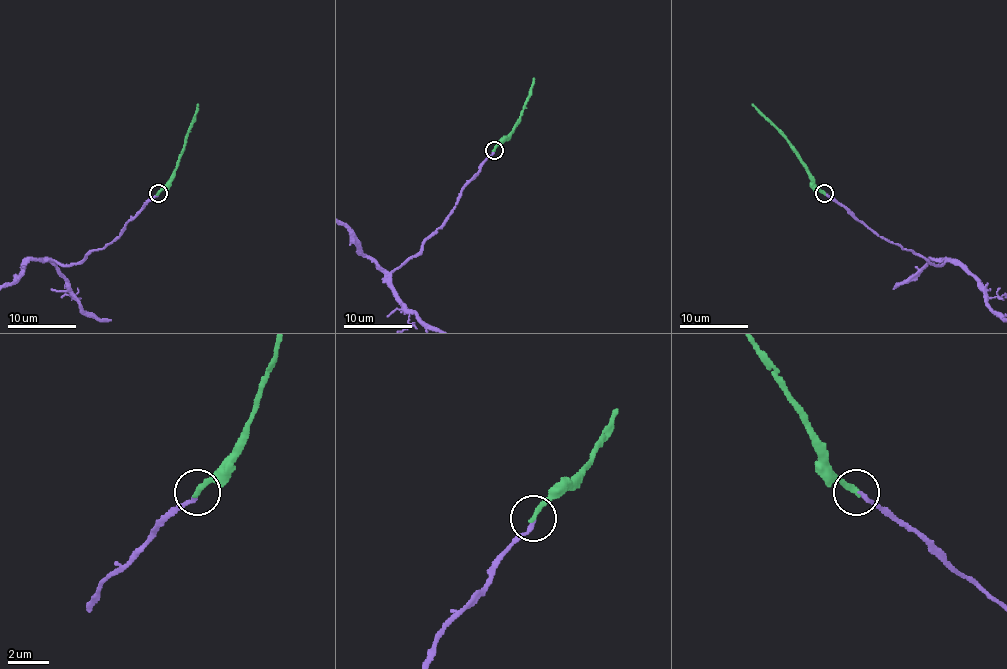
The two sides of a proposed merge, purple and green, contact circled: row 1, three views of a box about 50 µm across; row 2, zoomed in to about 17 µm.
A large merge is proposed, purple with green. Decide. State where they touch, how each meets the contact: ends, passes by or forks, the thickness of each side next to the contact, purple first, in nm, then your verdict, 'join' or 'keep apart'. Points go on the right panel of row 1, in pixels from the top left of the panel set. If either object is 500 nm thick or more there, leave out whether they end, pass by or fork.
place (824, 193); purple ends; green ends; calibres 170 and 240 nm; join

